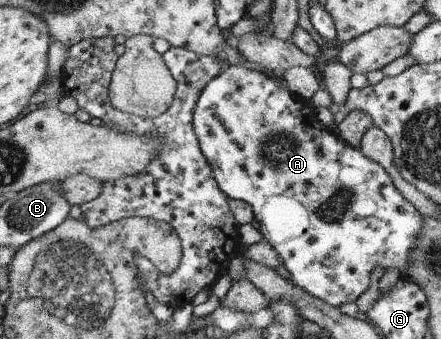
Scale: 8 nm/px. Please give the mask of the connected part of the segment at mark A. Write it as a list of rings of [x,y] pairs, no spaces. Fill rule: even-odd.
[[[224,66],[197,97],[192,126],[219,190],[251,206],[259,224],[256,230],[277,252],[289,272],[288,280],[299,289],[339,307],[367,290],[373,266],[384,271],[395,268],[405,279],[401,273],[410,264],[409,254],[420,236],[424,217],[397,191],[381,166],[333,135],[317,120],[315,108],[293,96],[285,84],[245,66]]]

